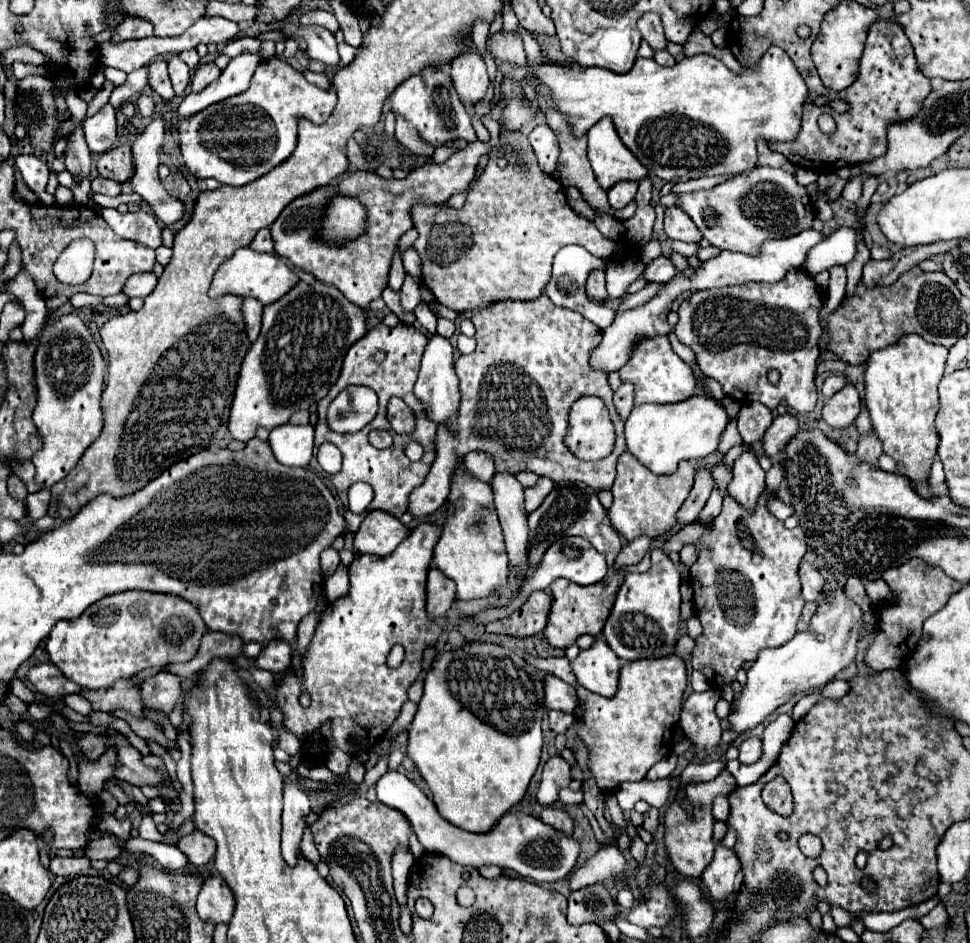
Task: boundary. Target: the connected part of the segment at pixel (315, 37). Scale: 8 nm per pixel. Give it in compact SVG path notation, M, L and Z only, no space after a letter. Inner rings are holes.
M280 22L280 32L286 38L296 38L306 42L306 52L312 60L324 62L326 66L336 66L340 62L336 50L336 38L330 30L322 26L302 26L292 22Z

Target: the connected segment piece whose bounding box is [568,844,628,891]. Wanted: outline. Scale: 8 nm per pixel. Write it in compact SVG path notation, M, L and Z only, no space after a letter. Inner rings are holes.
M616 844L604 846L591 859L587 860L585 866L579 868L568 876L570 888L578 890L582 886L590 886L594 882L602 880L624 880L628 862L618 850Z

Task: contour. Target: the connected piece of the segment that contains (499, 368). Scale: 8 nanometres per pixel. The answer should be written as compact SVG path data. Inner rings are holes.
M542 294L536 300L528 302L516 302L516 300L502 300L494 302L484 310L478 310L472 314L472 324L476 326L476 350L470 356L460 356L454 364L458 380L460 380L460 410L454 418L456 430L442 424L438 426L436 434L436 460L420 488L416 488L410 496L408 510L418 518L434 512L444 504L444 500L450 494L452 478L456 474L456 468L460 460L468 452L480 452L492 454L496 472L508 472L518 474L522 470L536 472L540 476L546 476L554 482L570 480L570 482L586 482L596 492L600 488L610 488L616 474L616 460L626 450L624 440L624 422L618 418L618 412L612 404L612 390L608 388L608 380L604 374L598 374L596 370L590 370L588 356L592 346L598 346L598 340L602 340L602 330L584 318L582 314L556 306ZM582 396L598 396L604 400L610 418L616 428L616 444L610 456L598 460L598 462L584 462L576 458L570 448L566 446L566 430L568 430L568 416L572 404Z

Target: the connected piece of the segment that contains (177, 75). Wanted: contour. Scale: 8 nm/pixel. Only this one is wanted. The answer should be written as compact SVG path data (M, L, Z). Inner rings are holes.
M176 56L176 58L168 60L168 70L170 70L170 80L172 80L176 96L184 96L184 92L190 84L190 68Z

